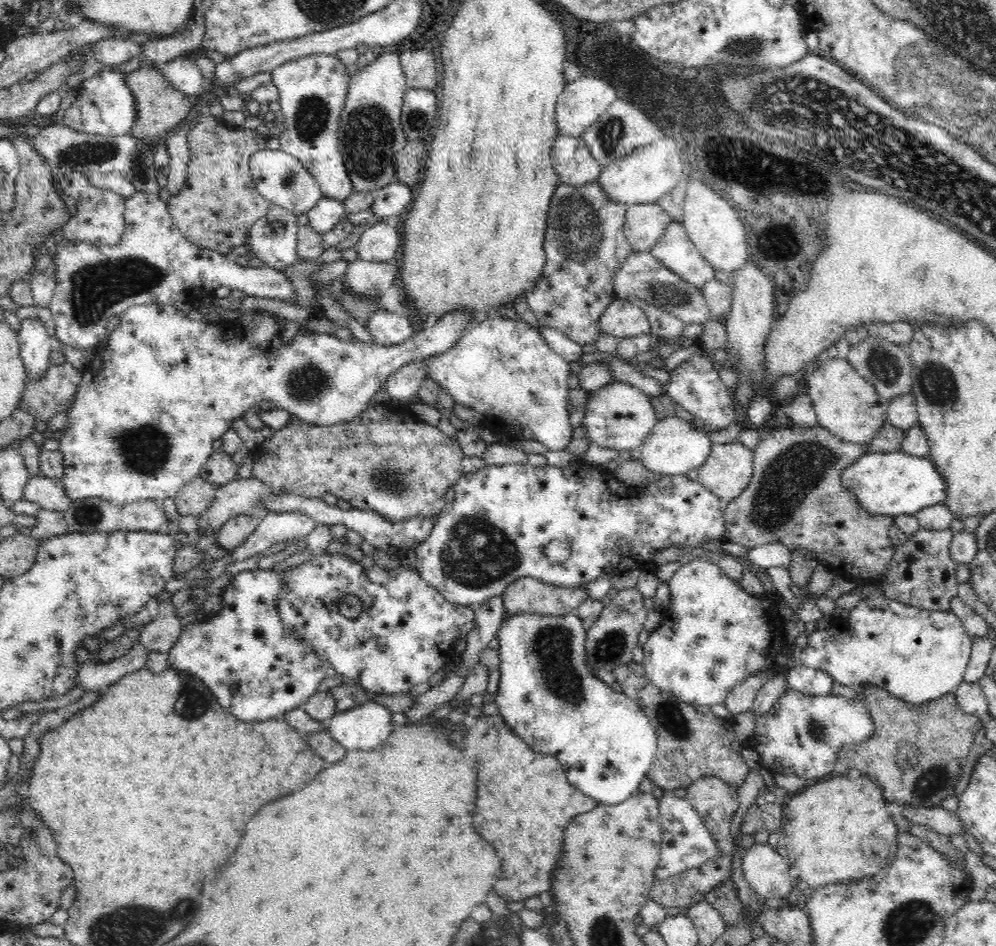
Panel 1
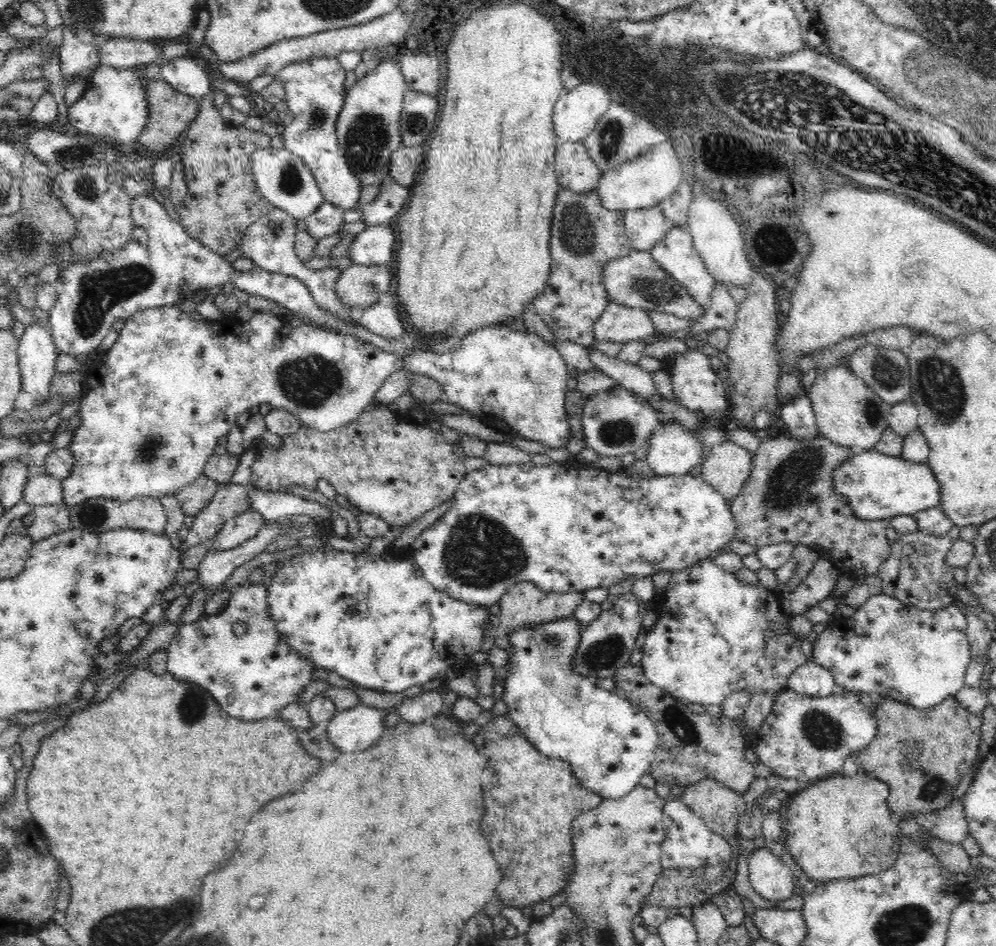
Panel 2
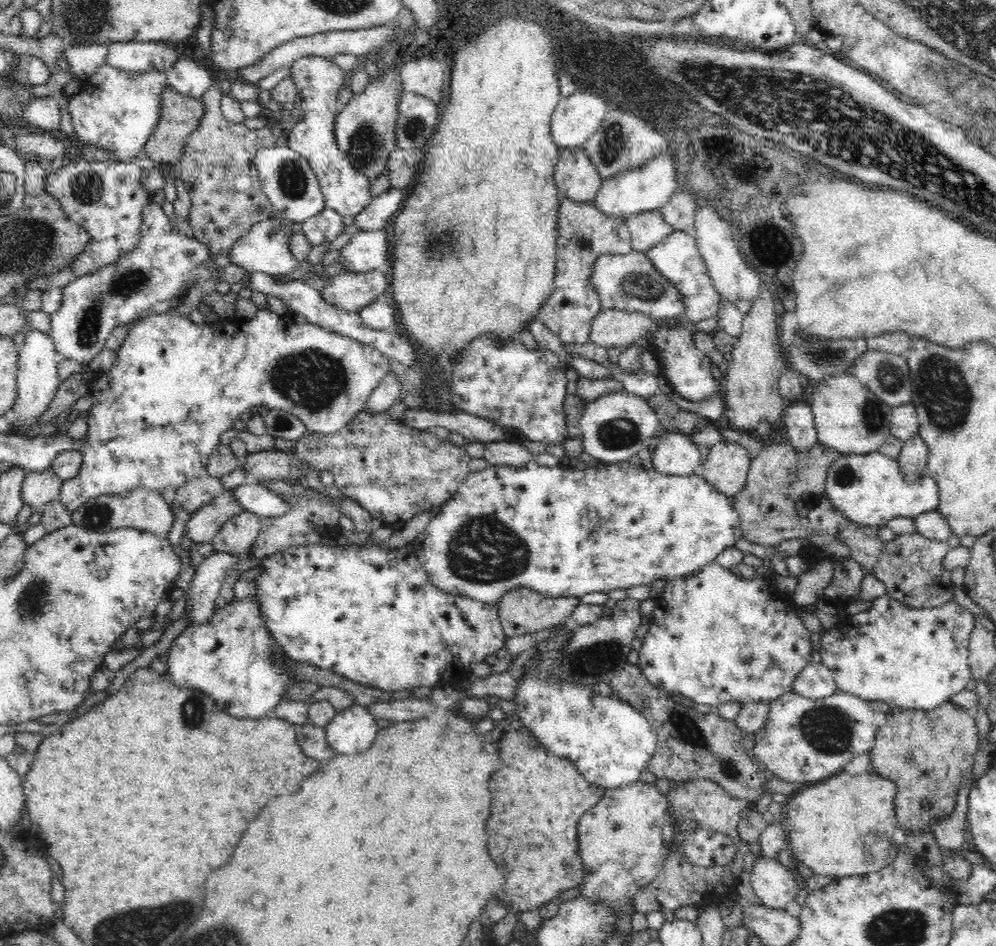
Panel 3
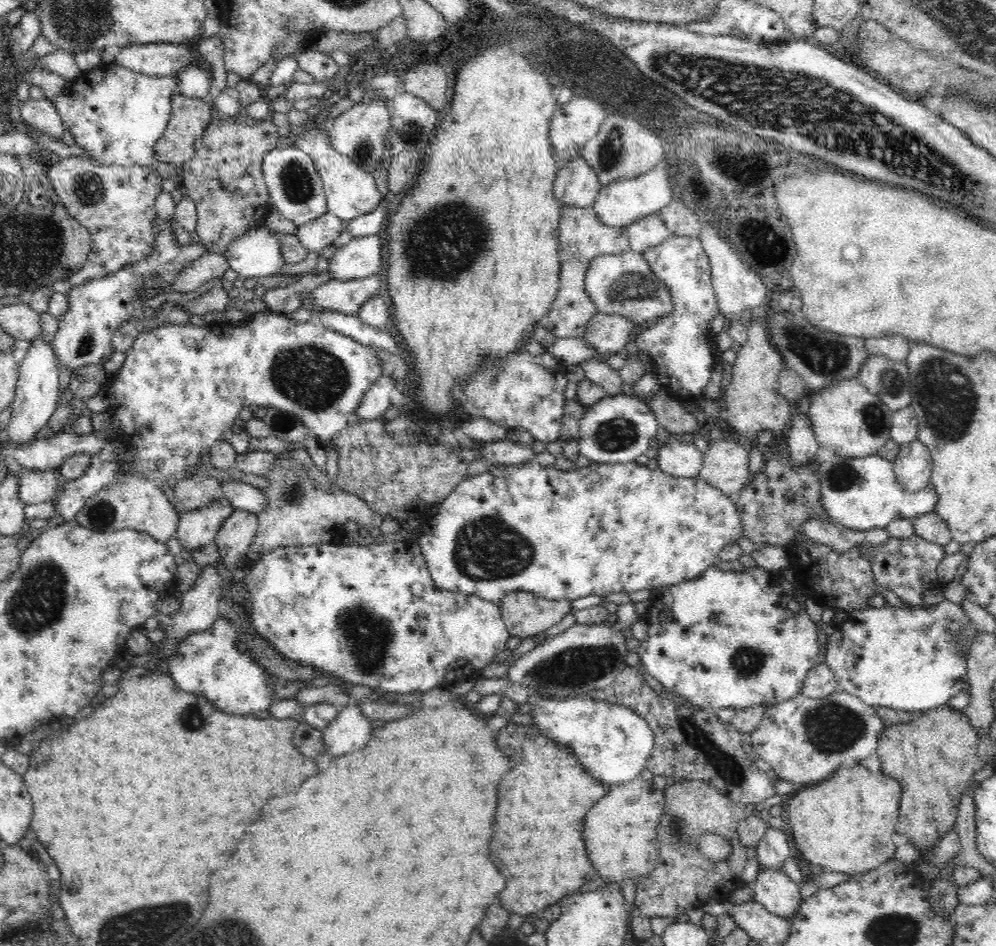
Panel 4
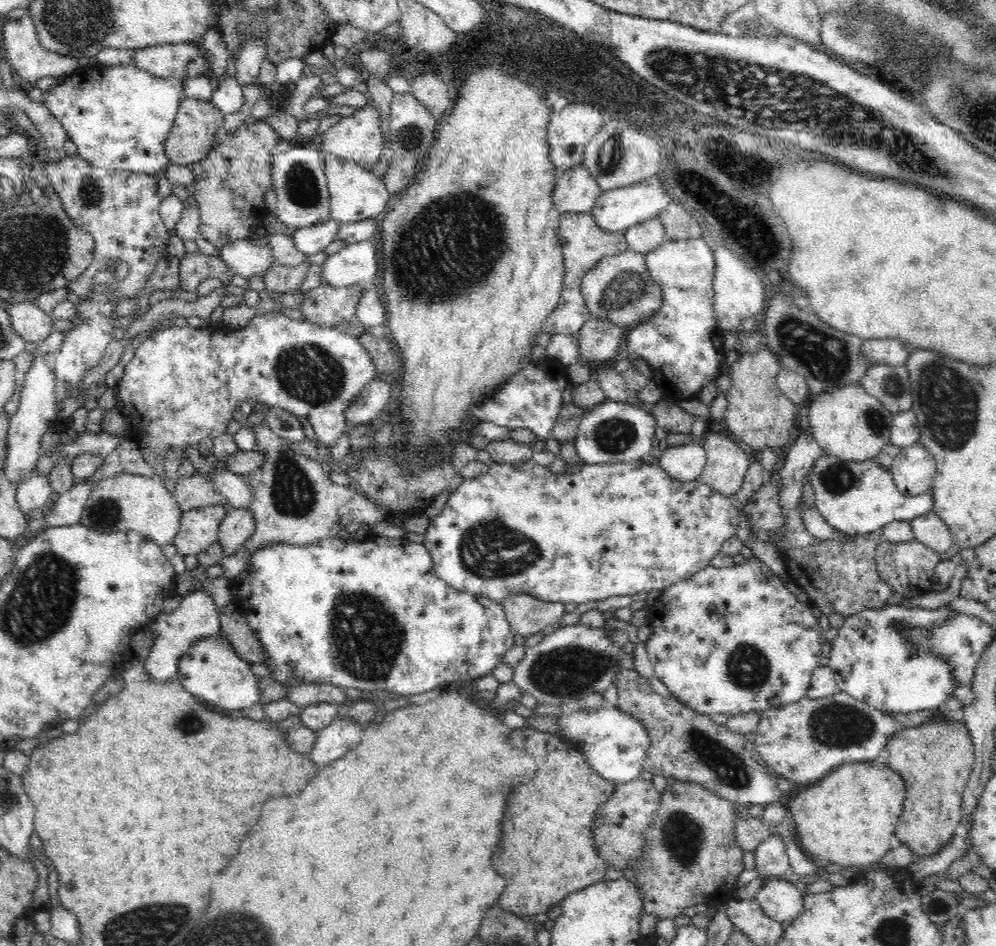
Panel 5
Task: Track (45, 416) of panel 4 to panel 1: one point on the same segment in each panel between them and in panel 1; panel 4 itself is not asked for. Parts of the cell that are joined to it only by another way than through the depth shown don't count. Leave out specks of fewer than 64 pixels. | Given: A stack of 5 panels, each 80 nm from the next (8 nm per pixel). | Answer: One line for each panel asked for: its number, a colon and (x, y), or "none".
1: (36, 345)
2: (37, 353)
3: (37, 378)

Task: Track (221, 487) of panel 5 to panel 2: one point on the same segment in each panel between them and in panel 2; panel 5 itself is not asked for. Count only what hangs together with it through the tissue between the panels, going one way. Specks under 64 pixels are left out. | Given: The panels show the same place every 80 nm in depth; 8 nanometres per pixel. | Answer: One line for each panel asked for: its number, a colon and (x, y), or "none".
2: (274, 506)
3: (254, 497)
4: (241, 495)

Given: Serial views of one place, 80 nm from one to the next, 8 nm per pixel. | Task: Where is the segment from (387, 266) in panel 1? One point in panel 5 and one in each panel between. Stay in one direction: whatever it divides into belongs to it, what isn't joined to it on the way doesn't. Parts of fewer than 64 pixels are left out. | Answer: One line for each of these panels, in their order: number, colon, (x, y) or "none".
2: (359, 287)
3: (351, 291)
4: (347, 297)
5: (325, 305)

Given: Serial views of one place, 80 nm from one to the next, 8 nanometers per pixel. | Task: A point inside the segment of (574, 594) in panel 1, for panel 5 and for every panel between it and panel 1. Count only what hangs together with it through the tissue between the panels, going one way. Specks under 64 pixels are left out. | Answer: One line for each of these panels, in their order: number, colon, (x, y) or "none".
2: (523, 605)
3: (521, 611)
4: (524, 614)
5: (526, 615)

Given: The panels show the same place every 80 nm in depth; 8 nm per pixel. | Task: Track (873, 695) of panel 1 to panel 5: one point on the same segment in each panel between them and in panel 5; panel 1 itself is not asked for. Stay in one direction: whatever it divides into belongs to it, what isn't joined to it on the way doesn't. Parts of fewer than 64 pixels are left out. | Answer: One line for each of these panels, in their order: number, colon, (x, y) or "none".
2: (916, 752)
3: (920, 751)
4: (933, 758)
5: (936, 759)

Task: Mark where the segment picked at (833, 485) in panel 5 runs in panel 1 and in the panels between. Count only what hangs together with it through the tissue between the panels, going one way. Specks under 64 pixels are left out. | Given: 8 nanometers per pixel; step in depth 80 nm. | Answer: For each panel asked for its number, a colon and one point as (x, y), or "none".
1: (894, 483)
2: (877, 486)
3: (869, 489)
4: (863, 493)

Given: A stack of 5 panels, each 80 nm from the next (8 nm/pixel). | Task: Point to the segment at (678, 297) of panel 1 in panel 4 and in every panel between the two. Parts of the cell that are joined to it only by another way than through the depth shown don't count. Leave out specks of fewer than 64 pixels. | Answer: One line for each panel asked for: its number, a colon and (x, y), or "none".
2: (638, 281)
3: (630, 282)
4: (624, 284)

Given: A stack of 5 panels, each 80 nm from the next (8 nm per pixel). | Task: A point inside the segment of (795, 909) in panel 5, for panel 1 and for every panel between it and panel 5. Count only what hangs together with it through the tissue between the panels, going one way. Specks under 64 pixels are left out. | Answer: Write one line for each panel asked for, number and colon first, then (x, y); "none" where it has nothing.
1: (767, 870)
2: (769, 875)
3: (776, 885)
4: (773, 888)

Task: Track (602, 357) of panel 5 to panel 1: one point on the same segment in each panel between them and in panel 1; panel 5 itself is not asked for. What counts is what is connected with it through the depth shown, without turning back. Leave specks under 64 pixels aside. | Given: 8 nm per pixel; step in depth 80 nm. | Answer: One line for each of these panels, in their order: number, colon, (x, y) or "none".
1: (621, 319)
2: (617, 323)
3: (611, 327)
4: (608, 333)

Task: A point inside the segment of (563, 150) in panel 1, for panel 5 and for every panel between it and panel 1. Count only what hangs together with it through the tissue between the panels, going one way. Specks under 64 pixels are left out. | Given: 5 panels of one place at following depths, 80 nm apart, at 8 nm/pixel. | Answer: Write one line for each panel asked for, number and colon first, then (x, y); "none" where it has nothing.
2: (575, 169)
3: (576, 176)
4: (576, 185)
5: (576, 190)

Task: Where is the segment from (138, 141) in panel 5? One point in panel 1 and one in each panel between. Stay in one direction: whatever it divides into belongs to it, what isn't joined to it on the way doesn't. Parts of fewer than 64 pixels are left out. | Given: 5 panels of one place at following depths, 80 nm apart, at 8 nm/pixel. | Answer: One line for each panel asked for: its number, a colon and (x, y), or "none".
1: (104, 105)
2: (114, 105)
3: (117, 110)
4: (116, 115)

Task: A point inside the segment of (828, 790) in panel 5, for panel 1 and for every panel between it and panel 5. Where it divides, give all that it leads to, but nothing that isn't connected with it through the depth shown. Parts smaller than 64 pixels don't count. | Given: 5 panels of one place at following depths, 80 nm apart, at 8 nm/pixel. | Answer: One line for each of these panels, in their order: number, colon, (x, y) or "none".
1: (838, 830)
2: (840, 827)
3: (843, 826)
4: (845, 824)

